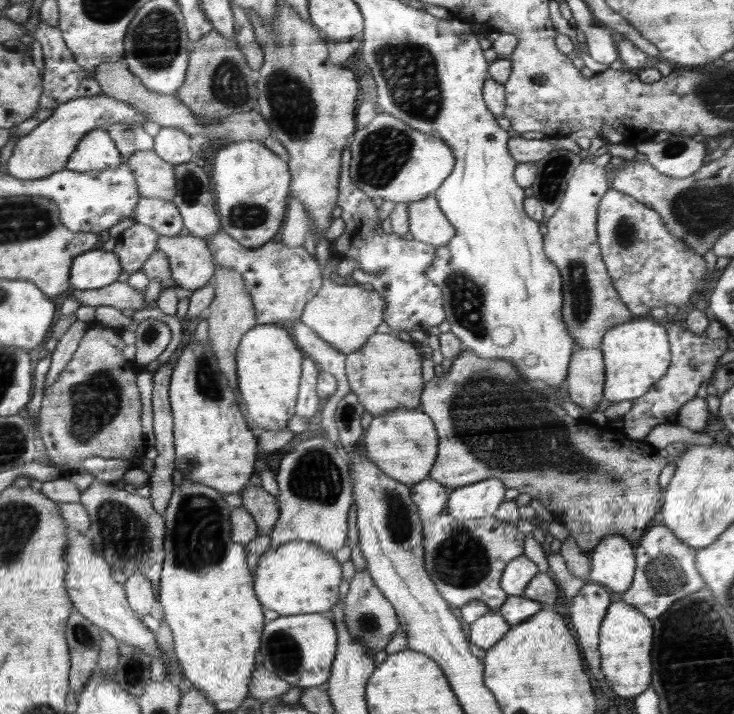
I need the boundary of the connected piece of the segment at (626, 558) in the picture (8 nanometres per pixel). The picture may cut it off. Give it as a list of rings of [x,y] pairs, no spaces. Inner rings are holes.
[[[608,534],[590,553],[592,569],[582,580],[600,584],[615,596],[621,596],[634,585],[638,558],[630,539],[622,534]]]

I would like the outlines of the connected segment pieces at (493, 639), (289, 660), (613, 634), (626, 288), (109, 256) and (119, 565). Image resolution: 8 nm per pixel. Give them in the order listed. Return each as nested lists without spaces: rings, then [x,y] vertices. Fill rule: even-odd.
[[[488,611],[469,624],[472,644],[487,651],[489,648],[492,648],[511,627],[511,623],[498,611]]]
[[[324,613],[280,615],[268,621],[263,630],[258,664],[286,680],[293,688],[302,690],[326,685],[336,652],[336,628]]]
[[[623,600],[613,602],[606,611],[600,625],[600,672],[604,674],[606,684],[618,697],[633,698],[651,686],[652,678],[652,637],[654,631],[644,615],[637,607],[630,606]]]
[[[608,189],[608,192],[604,193],[604,206],[600,206],[600,246],[604,246],[604,258],[608,258],[607,270],[610,272],[611,278],[614,280],[615,289],[620,301],[625,304],[628,311],[634,317],[650,317],[652,312],[662,312],[669,303],[676,305],[682,313],[685,312],[686,309],[684,310],[684,304],[688,304],[692,292],[696,290],[694,284],[696,284],[698,280],[702,280],[702,284],[704,284],[704,277],[708,274],[704,255],[696,254],[695,251],[691,250],[690,246],[687,246],[684,243],[683,239],[676,238],[676,236],[668,230],[667,224],[664,223],[664,220],[658,211],[653,207],[649,207],[647,204],[640,202],[638,199],[635,199],[632,195],[624,194],[624,192],[620,192],[619,190]]]
[[[89,250],[75,258],[71,283],[78,290],[102,289],[116,282],[122,271],[122,260],[114,251]]]
[[[94,480],[81,492],[79,503],[89,514],[90,526],[84,534],[91,539],[96,553],[100,554],[113,570],[120,570],[127,576],[143,575],[158,587],[165,555],[166,524],[163,515],[154,510],[152,500],[124,489],[118,490],[113,484]]]

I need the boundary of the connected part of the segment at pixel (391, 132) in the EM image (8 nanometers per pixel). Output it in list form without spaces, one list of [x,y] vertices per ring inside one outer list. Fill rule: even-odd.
[[[380,114],[366,128],[356,130],[352,142],[350,173],[355,185],[370,197],[392,202],[416,202],[433,192],[455,168],[455,153],[441,137],[410,128],[392,114]]]

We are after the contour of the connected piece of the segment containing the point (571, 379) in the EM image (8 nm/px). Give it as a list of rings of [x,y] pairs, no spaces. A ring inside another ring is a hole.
[[[576,348],[572,353],[568,379],[568,399],[592,412],[596,402],[602,400],[604,388],[603,350],[600,348]]]

